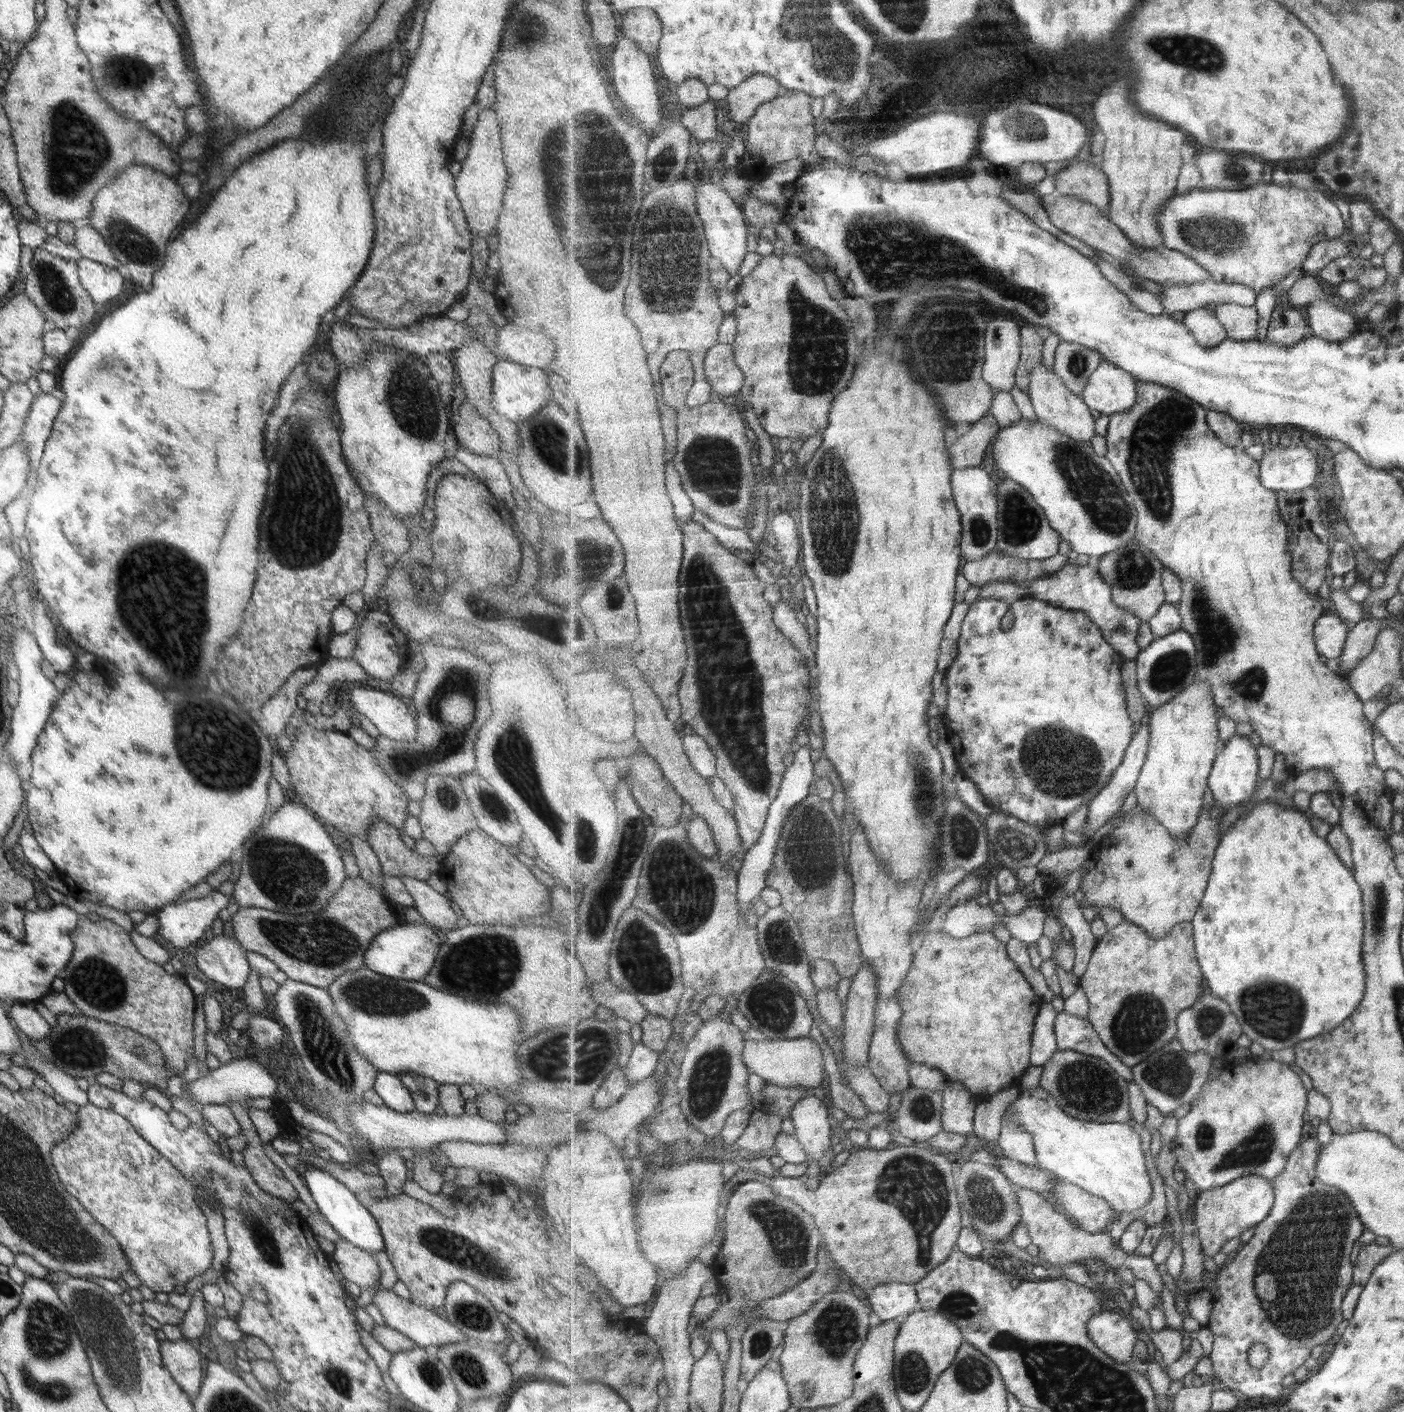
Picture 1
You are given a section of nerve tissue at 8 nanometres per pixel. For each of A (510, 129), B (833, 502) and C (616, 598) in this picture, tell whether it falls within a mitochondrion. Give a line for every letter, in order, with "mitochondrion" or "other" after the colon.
A: other
B: mitochondrion
C: mitochondrion

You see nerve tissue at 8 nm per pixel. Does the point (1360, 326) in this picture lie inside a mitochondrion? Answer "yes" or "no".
no

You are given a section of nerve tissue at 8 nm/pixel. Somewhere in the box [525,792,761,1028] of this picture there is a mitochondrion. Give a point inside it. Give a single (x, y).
(684, 895)

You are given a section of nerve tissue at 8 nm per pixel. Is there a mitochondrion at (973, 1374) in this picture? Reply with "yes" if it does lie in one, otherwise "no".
yes

